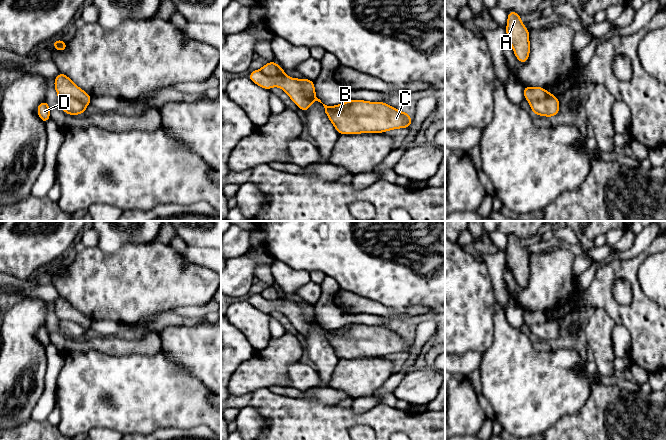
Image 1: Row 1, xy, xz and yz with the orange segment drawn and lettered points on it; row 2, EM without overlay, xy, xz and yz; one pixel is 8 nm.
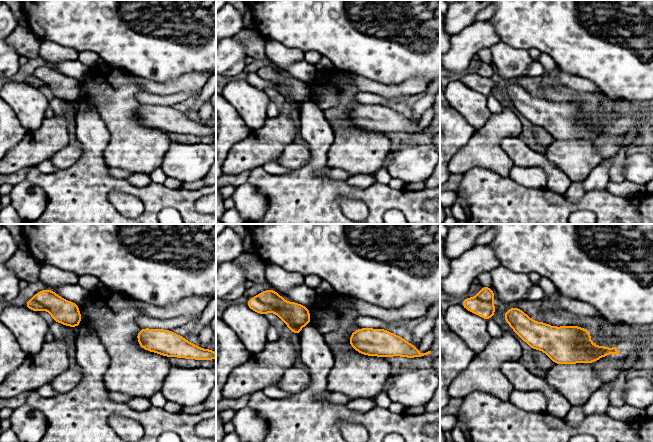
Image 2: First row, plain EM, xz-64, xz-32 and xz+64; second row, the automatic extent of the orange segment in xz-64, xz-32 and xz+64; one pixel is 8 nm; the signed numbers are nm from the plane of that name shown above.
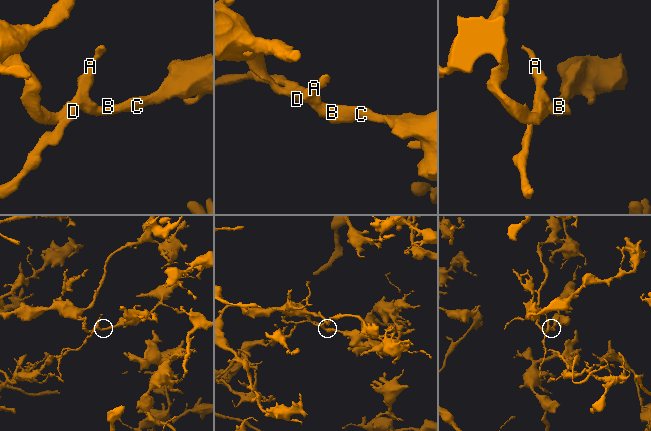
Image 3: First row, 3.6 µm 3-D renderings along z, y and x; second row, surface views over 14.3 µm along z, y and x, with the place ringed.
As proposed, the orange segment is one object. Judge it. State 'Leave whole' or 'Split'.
Split

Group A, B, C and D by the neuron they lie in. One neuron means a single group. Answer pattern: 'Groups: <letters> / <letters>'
Groups: A / B C D

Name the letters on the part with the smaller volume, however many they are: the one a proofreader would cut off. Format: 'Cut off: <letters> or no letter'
Cut off: A

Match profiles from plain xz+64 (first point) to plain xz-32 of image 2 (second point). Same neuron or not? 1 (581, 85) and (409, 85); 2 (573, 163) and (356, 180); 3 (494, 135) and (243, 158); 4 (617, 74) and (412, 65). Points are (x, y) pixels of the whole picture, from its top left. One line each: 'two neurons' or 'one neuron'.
1: one neuron
2: two neurons
3: one neuron
4: one neuron

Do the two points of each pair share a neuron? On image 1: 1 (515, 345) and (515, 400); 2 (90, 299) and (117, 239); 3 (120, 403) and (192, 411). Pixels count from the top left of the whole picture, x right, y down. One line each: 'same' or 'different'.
1: same
2: different
3: same

